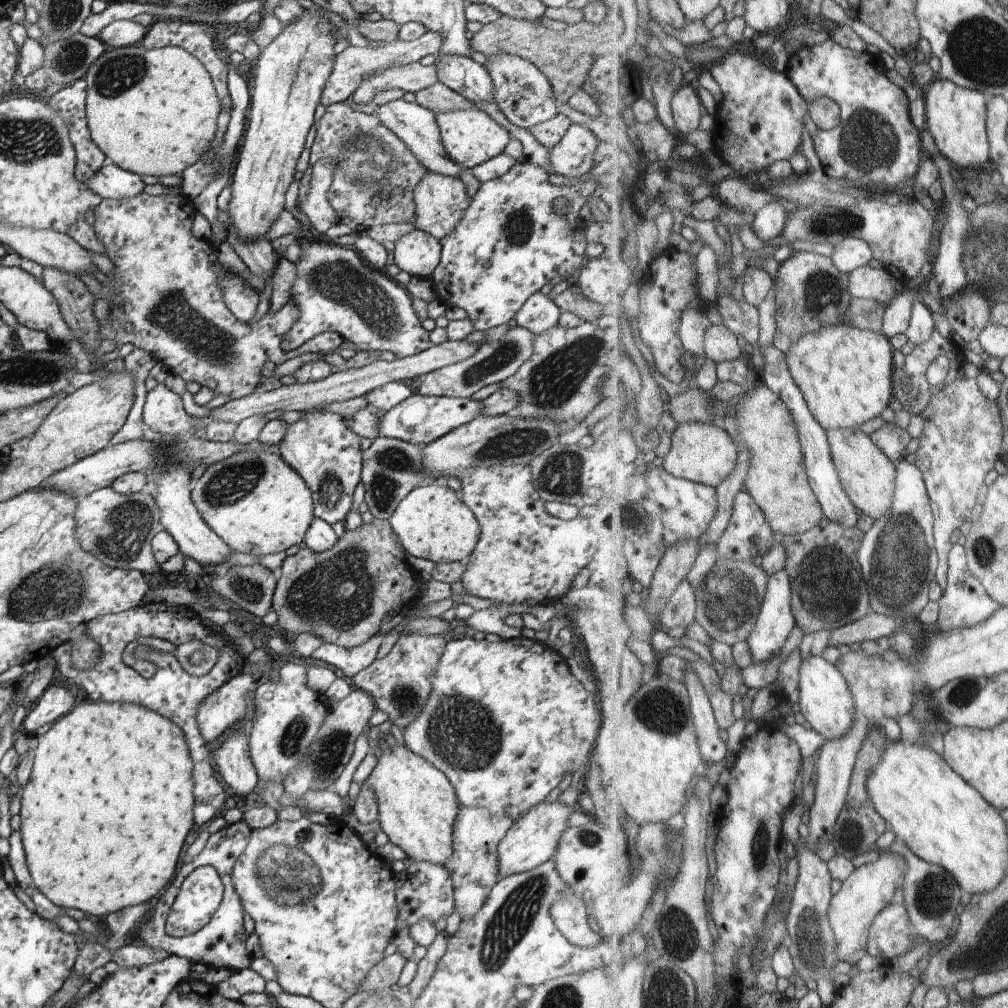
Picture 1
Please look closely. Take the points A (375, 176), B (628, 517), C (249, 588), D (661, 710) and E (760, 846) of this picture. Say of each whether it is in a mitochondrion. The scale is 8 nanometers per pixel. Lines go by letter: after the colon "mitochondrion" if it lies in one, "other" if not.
A: mitochondrion
B: mitochondrion
C: mitochondrion
D: mitochondrion
E: mitochondrion

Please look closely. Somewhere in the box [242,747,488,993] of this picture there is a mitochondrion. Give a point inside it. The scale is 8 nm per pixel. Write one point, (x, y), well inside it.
(285, 875)

